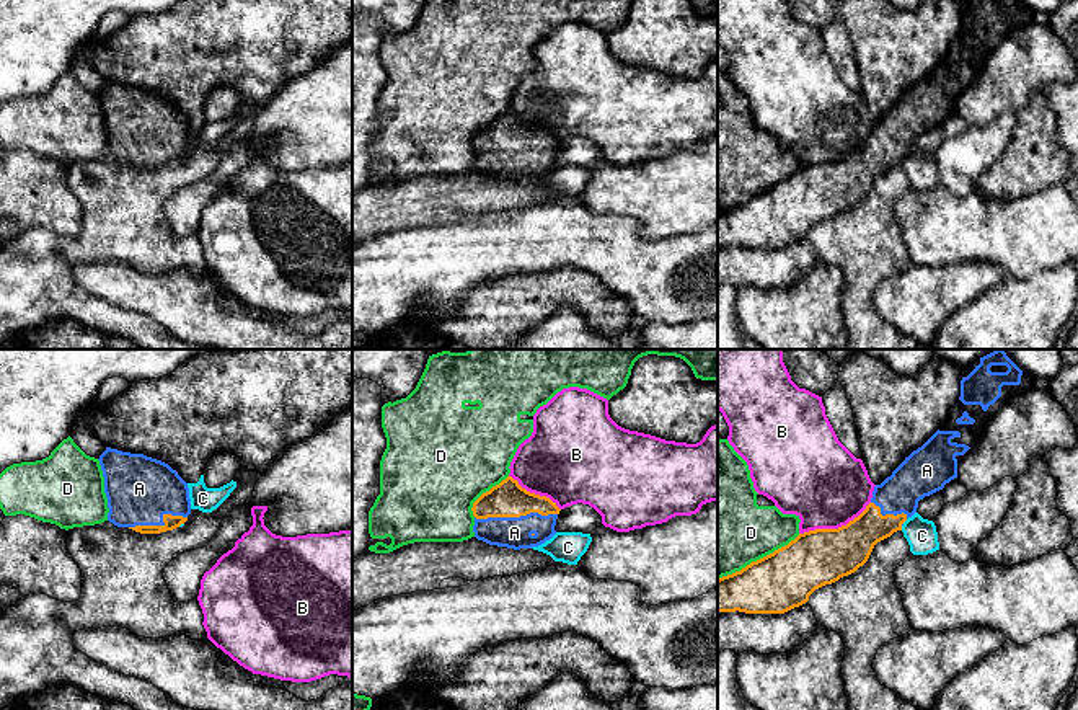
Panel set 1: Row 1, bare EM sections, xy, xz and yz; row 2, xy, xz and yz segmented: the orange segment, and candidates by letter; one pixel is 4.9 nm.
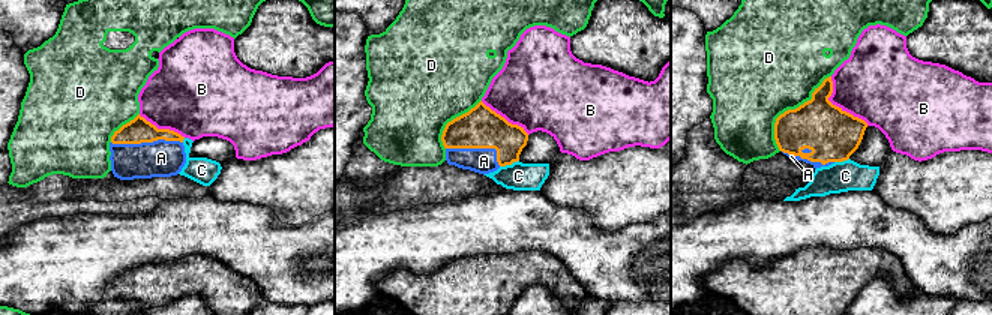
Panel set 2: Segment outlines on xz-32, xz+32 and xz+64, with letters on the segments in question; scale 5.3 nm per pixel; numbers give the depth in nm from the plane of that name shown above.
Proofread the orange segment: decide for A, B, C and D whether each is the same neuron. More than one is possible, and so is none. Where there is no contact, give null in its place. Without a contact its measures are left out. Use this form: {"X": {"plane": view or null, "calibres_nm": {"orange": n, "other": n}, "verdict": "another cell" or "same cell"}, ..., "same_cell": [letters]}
{"A": {"plane": "xz", "calibres_nm": {"orange": 180, "other": 160}, "verdict": "same cell"}, "B": {"plane": "yz", "calibres_nm": {"orange": 280, "other": 400}, "verdict": "another cell"}, "C": {"plane": "yz", "calibres_nm": {"orange": 180, "other": 150}, "verdict": "another cell"}, "D": {"plane": "yz", "calibres_nm": {"orange": 300, "other": 440}, "verdict": "another cell"}, "same_cell": ["A"]}

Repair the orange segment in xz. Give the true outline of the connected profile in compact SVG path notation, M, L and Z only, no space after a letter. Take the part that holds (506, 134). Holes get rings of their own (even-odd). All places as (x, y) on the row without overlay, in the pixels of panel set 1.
M507 111L473 137L478 175L514 184L532 183L550 175L556 165L559 142L546 131L527 126Z

